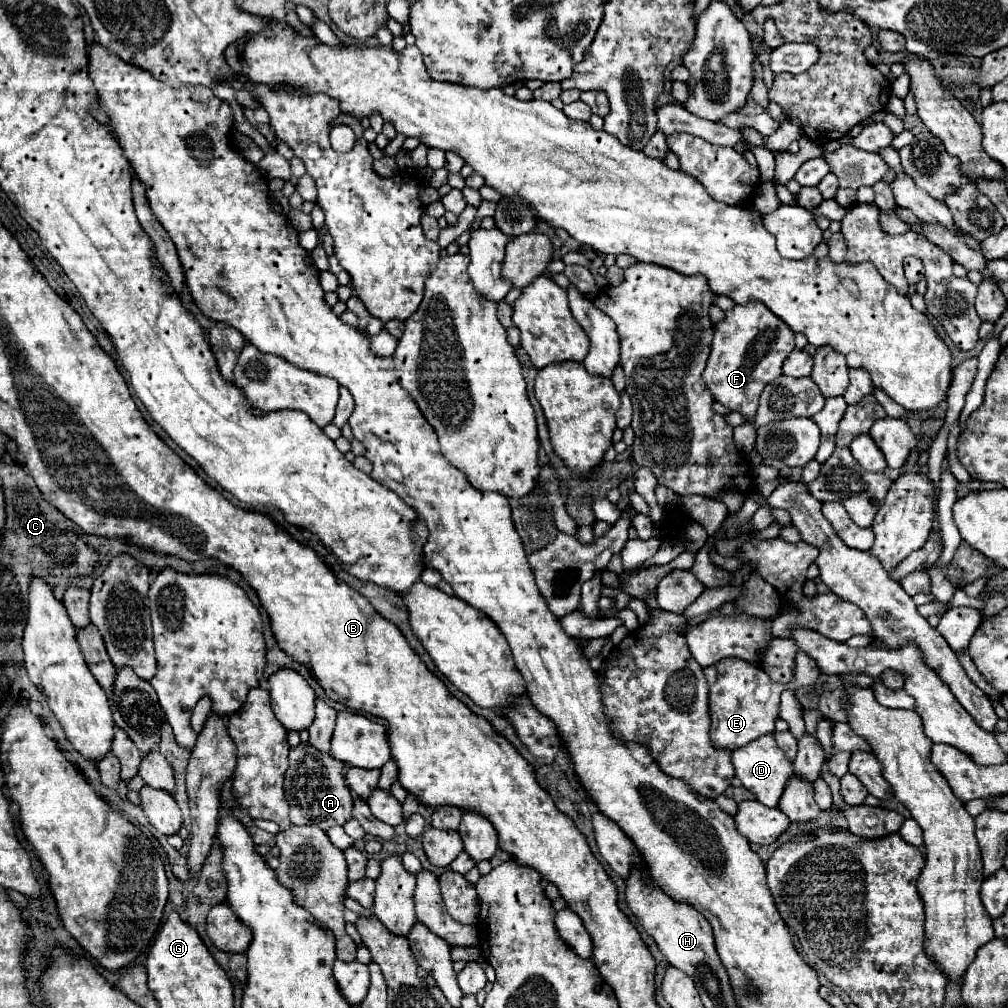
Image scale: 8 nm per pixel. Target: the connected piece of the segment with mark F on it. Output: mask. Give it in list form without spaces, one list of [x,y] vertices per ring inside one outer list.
[[[748,301],[726,311],[726,319],[716,325],[712,351],[702,373],[712,397],[746,417],[746,423],[754,423],[758,411],[758,399],[764,385],[782,375],[782,363],[794,349],[794,331],[778,319],[762,301]]]

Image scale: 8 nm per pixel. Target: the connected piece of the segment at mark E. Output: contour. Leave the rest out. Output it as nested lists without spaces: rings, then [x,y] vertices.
[[[724,659],[704,669],[710,687],[710,739],[714,747],[736,749],[750,741],[772,733],[774,723],[780,717],[780,693],[786,689],[766,677],[756,665],[742,659]]]

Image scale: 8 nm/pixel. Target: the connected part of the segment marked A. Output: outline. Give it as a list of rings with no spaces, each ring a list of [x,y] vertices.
[[[300,743],[290,749],[290,765],[284,775],[284,791],[290,803],[290,821],[294,825],[318,825],[328,831],[334,825],[344,825],[352,819],[352,791],[346,785],[344,763],[336,761],[326,751],[314,749],[310,743]]]

